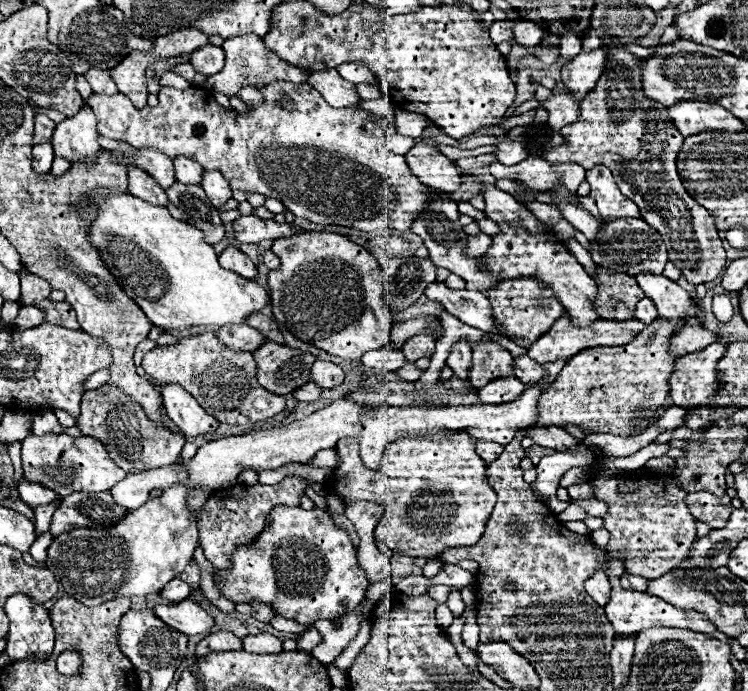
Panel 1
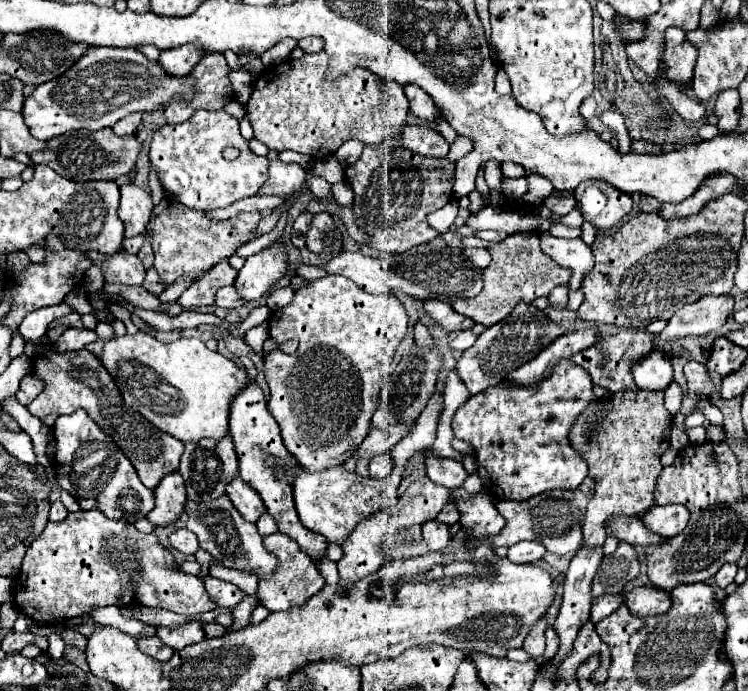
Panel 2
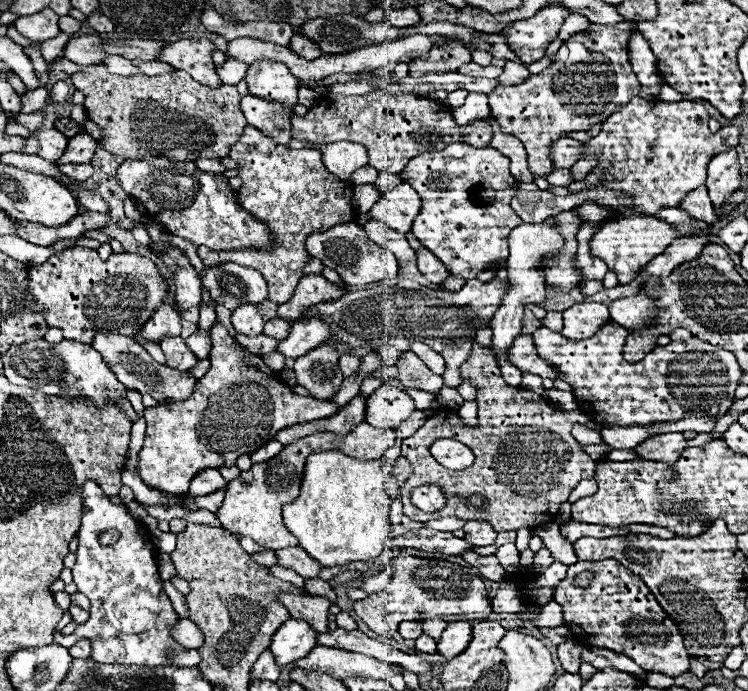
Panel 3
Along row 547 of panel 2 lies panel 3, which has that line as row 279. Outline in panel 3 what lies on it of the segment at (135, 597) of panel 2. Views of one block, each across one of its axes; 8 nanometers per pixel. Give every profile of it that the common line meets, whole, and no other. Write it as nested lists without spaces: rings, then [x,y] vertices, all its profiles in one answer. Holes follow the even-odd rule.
[[[68,248],[54,254],[44,264],[30,266],[28,278],[36,310],[44,314],[48,326],[62,328],[64,338],[86,344],[96,332],[134,336],[168,292],[168,284],[152,260],[128,252],[100,260],[98,252],[90,248]]]

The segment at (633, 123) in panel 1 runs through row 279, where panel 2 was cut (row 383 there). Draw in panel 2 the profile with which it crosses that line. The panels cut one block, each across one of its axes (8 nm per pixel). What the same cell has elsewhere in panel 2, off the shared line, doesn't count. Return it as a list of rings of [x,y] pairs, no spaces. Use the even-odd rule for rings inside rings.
[[[690,360],[686,366],[684,366],[684,376],[686,376],[686,382],[688,382],[688,392],[690,394],[706,394],[706,396],[712,396],[714,394],[714,382],[706,370],[704,364],[700,362],[694,362]]]

